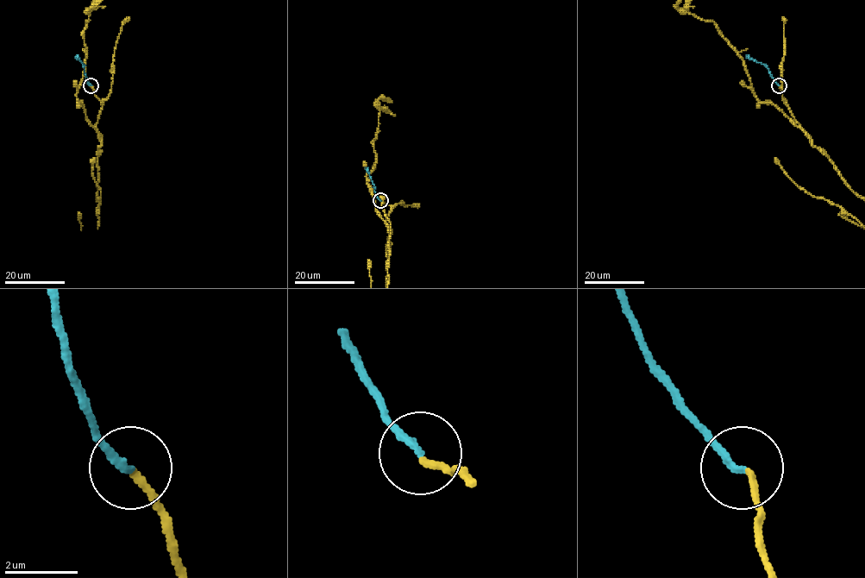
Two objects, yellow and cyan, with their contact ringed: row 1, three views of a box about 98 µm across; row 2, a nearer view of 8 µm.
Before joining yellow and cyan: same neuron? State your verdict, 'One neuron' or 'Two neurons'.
One neuron

